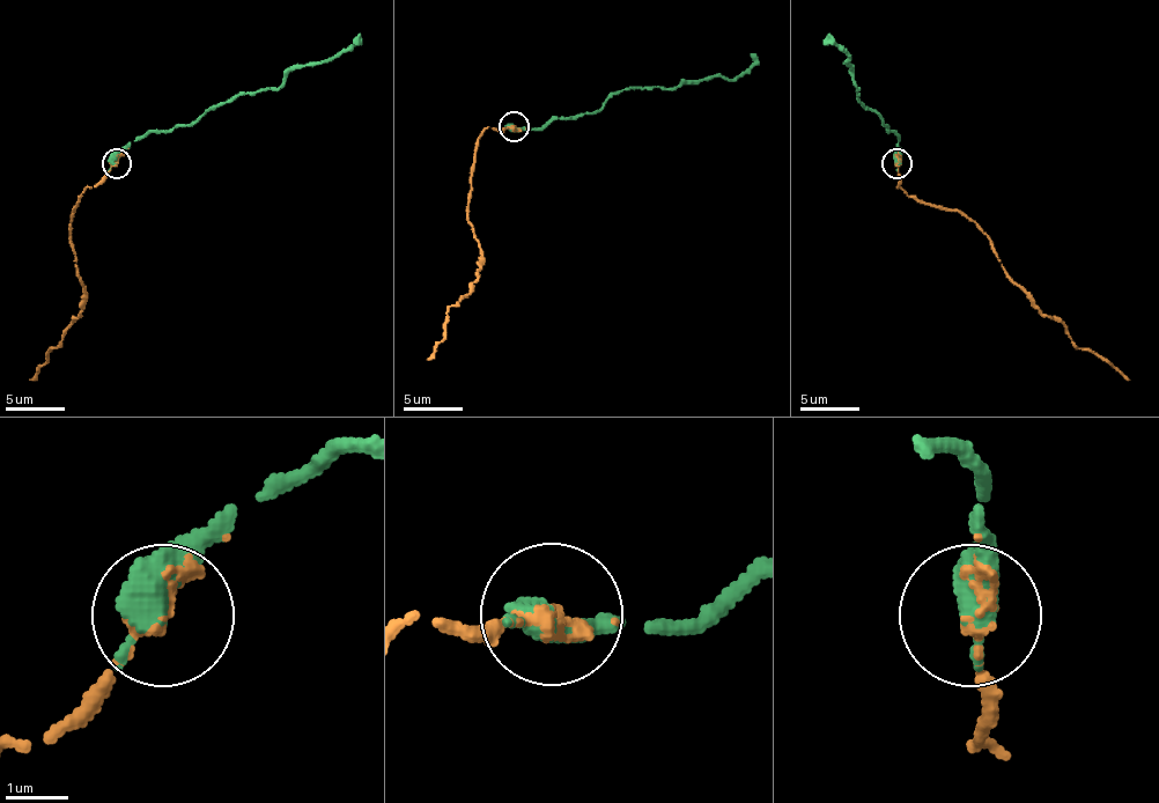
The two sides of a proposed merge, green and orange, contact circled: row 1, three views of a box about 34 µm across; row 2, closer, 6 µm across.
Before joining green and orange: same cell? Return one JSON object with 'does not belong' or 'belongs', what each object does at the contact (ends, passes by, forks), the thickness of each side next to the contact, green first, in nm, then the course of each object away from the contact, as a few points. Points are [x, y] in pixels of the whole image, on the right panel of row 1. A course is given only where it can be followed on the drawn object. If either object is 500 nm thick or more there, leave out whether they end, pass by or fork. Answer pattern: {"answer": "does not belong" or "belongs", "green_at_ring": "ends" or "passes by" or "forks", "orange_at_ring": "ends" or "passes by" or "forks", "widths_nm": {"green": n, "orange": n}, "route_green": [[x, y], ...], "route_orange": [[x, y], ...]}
{"answer": "belongs", "widths_nm": {"green": 650, "orange": 140}, "route_green": [[895, 163], [899, 140], [857, 98], [851, 68], [846, 63], [848, 57], [825, 39]], "route_orange": [[895, 163], [895, 188], [967, 214], [1041, 311], [1076, 347], [1094, 351], [1130, 380]]}

